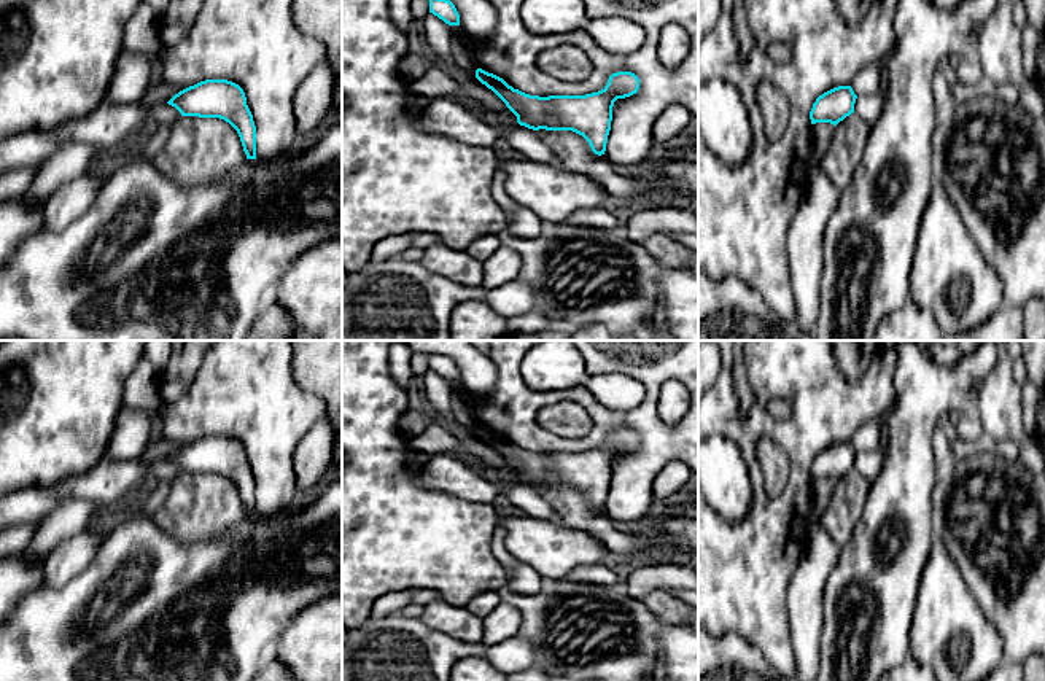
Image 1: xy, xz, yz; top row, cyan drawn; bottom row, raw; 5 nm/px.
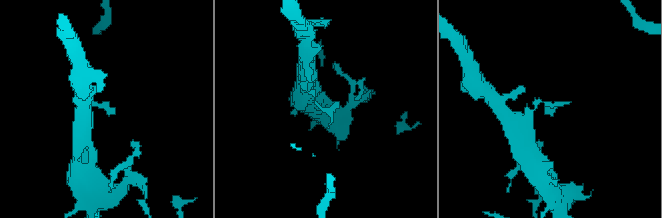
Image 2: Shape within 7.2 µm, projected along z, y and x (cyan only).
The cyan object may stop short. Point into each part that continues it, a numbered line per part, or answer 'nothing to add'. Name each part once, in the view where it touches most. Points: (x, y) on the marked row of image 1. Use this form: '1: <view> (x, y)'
nothing to add

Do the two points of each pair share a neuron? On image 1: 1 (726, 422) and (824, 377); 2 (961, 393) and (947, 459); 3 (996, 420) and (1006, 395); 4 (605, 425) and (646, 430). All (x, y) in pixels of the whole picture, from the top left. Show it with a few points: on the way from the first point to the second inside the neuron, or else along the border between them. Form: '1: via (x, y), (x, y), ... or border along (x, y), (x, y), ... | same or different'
1: via (754, 427), (789, 427), (810, 406) | same
2: border along (940, 422), (932, 438), (932, 457), (939, 473) | different
3: via (999, 414), (999, 401) | same
4: via (614, 420), (637, 420) | same

